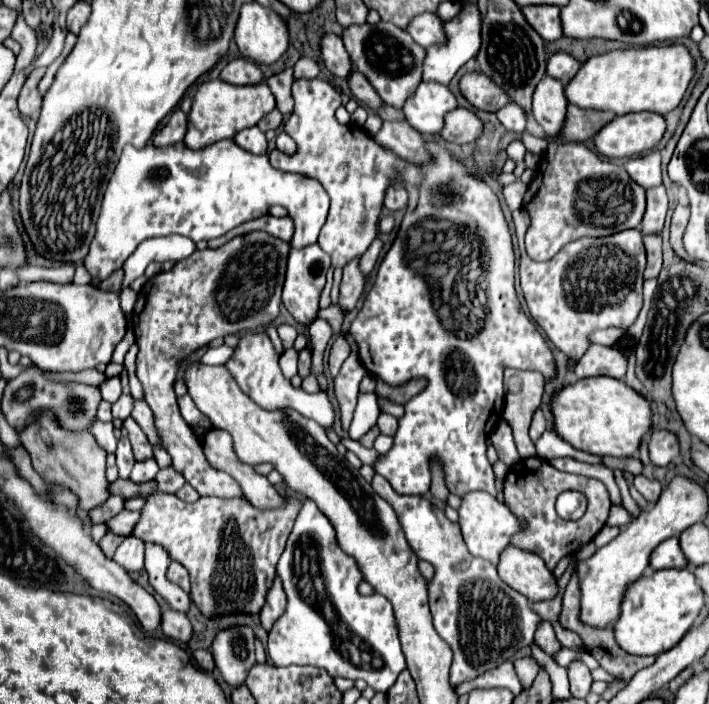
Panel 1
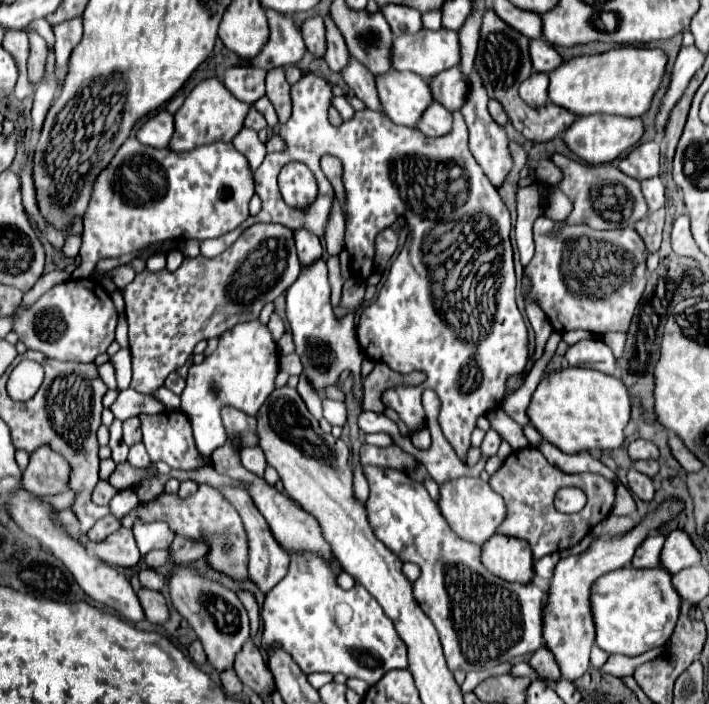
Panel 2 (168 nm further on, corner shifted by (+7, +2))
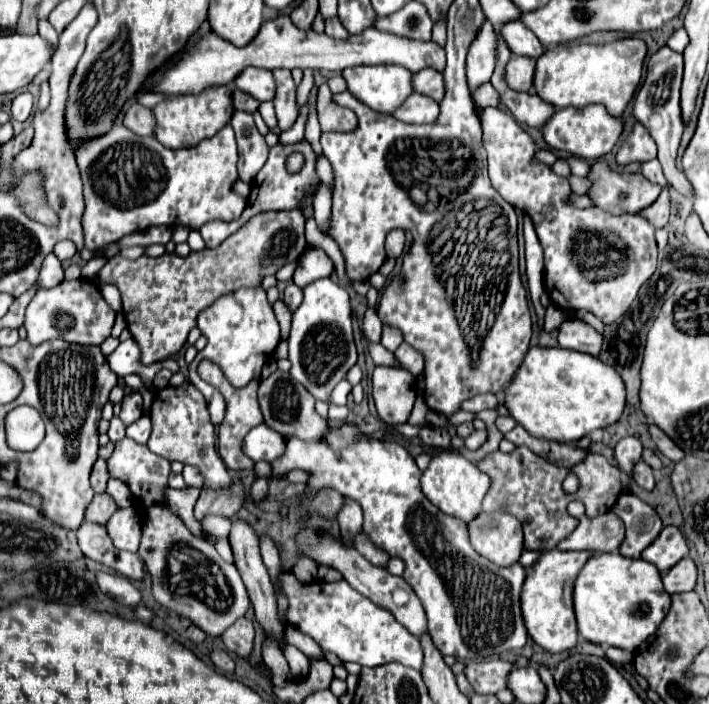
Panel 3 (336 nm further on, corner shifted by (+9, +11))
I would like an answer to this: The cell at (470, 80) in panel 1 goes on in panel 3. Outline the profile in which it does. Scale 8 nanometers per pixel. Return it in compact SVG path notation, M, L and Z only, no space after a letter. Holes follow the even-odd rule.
M421 69L419 73L413 73L413 77L415 77L415 91L429 95L435 101L441 101L445 97L445 81L441 71Z

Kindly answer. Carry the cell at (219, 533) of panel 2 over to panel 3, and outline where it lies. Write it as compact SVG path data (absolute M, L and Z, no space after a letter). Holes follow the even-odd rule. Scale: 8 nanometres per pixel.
M185 381L181 387L165 387L157 391L149 417L153 421L153 433L147 447L152 452L169 461L197 467L203 473L203 487L209 491L217 493L221 489L231 489L231 475L215 449L215 427L207 417L207 403L189 381Z

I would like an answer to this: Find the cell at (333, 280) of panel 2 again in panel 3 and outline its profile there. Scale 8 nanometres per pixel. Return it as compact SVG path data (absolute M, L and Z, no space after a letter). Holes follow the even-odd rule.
M323 183L315 191L313 209L315 209L315 221L317 221L319 231L327 235L329 233L329 227L331 227L331 191Z

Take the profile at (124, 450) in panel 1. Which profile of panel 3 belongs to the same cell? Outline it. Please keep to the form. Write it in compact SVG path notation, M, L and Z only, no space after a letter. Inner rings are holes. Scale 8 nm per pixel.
M113 417L111 419L111 427L109 427L109 433L107 435L109 435L109 439L113 443L117 443L117 441L121 441L125 437L125 425L123 425L123 421L119 417Z

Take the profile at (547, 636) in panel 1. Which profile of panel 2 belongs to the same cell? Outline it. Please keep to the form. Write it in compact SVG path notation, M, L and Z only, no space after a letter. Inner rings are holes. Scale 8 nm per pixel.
M541 646L541 648L531 656L529 666L531 666L531 668L537 672L537 676L539 676L541 680L545 680L545 682L557 682L557 680L561 680L561 670L559 670L553 654L551 654L545 646Z

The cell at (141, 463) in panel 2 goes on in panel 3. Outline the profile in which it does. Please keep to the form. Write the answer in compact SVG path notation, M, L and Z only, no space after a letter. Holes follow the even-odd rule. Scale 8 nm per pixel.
M143 415L139 421L135 421L133 425L127 427L127 437L131 437L133 441L145 445L147 439L151 435L151 419L147 415Z

